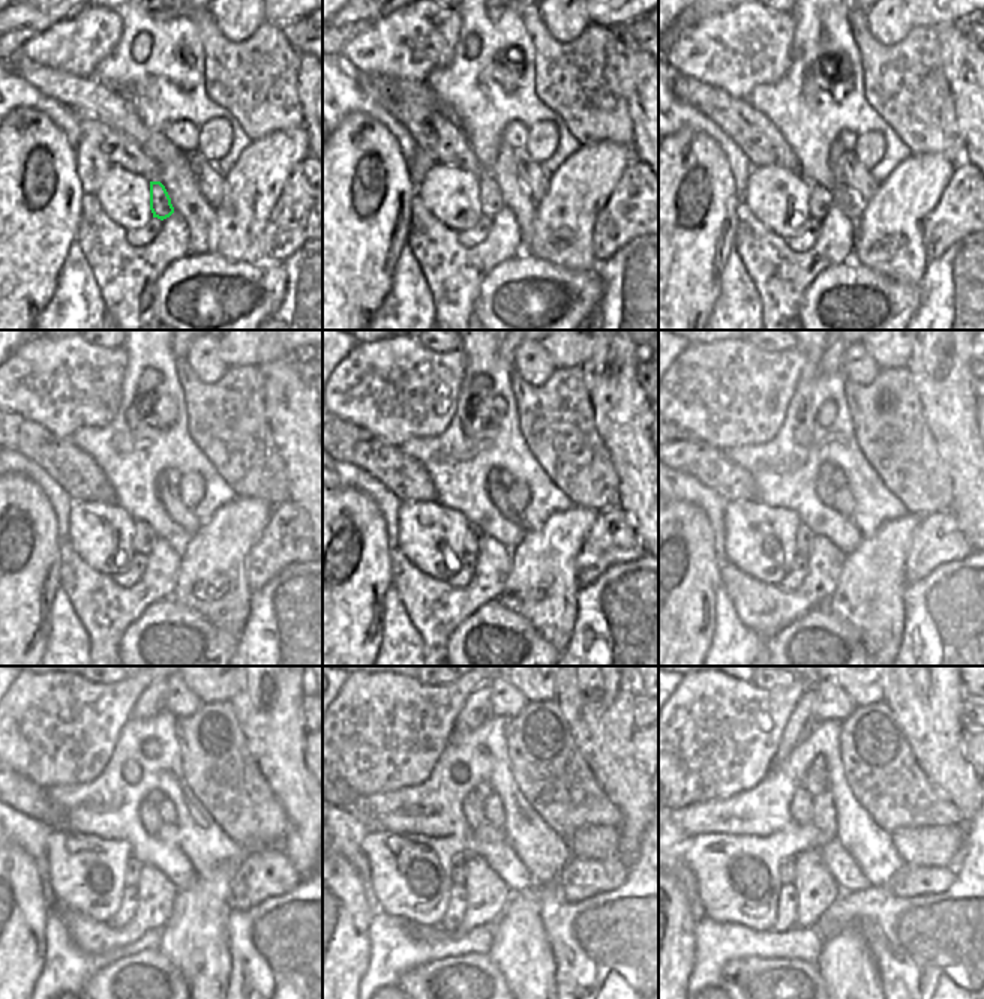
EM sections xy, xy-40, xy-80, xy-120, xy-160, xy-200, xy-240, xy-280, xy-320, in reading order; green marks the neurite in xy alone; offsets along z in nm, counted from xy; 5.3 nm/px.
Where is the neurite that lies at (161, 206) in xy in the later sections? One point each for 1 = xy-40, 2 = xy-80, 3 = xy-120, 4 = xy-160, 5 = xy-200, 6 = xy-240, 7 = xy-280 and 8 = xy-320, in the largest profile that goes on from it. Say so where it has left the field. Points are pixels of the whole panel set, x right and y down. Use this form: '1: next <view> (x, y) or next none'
1: next xy-40 (491, 200)
2: next xy-80 (821, 200)
3: next xy-120 (143, 539)
4: next xy-160 (473, 536)
5: next xy-200 (804, 539)
6: next xy-240 (132, 867)
7: next xy-280 (458, 870)
8: next xy-320 (788, 866)

